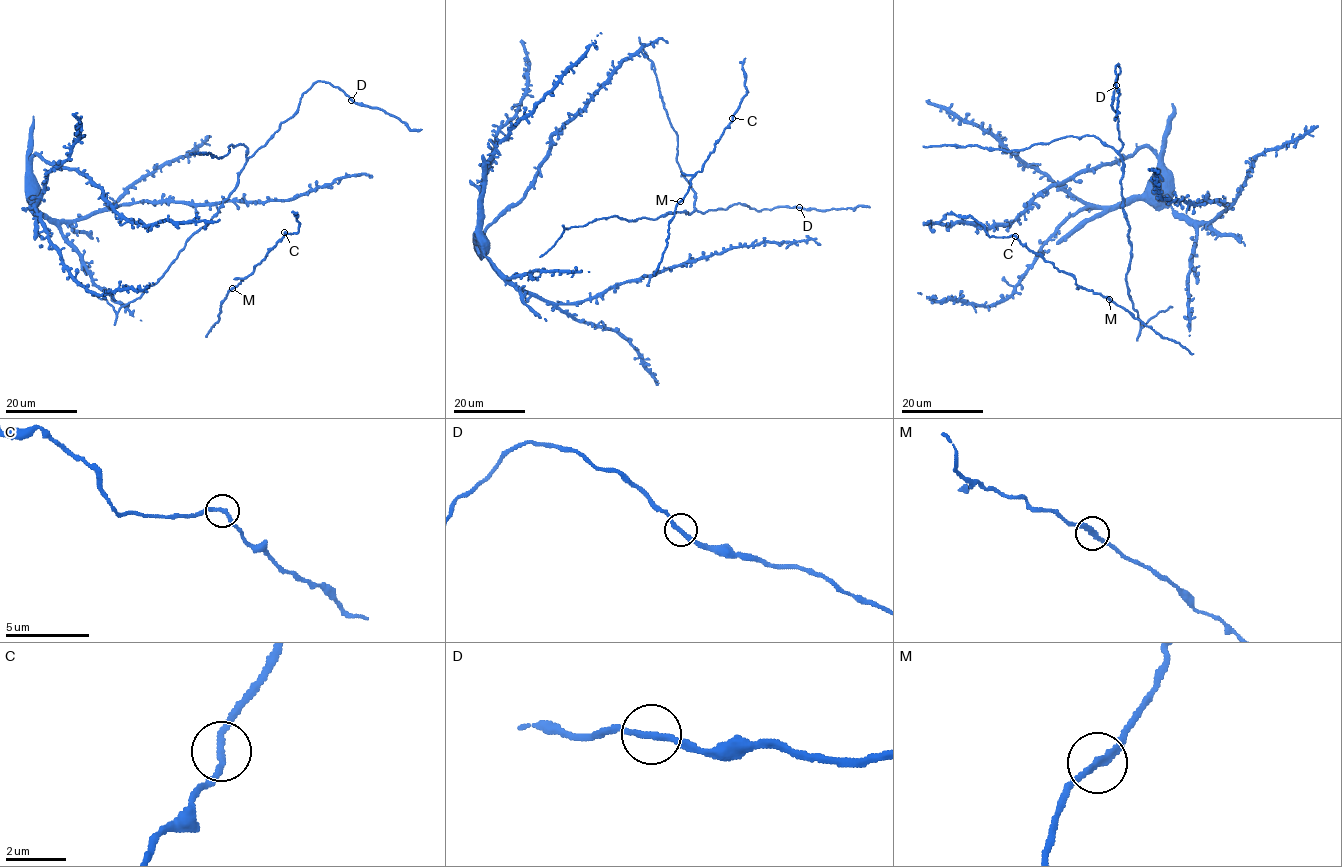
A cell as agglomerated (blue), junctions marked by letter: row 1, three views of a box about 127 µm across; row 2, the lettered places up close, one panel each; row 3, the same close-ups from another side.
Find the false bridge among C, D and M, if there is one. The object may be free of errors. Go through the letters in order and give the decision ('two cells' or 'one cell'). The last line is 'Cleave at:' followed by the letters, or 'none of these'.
C: one cell
D: one cell
M: one cell
Cleave at: none of these

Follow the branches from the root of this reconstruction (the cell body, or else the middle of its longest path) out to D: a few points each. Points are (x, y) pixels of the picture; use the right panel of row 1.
D: (1169, 307), (1141, 328), (1128, 295), (1131, 244), (1123, 212), (1122, 142), (1112, 105), (1118, 63), (1116, 85)

